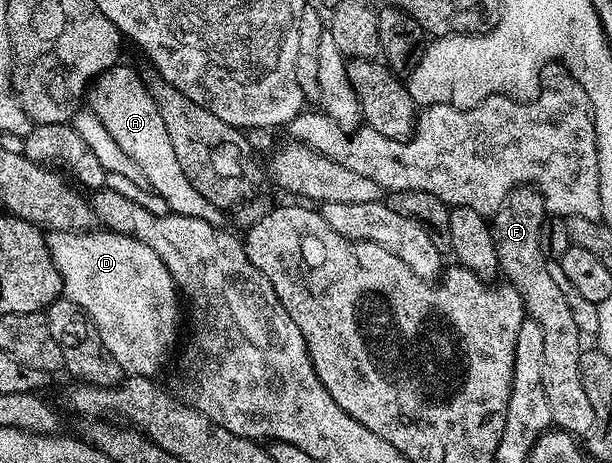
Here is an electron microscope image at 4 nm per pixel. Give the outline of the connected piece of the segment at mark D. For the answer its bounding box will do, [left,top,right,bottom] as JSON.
[46,229,182,376]

